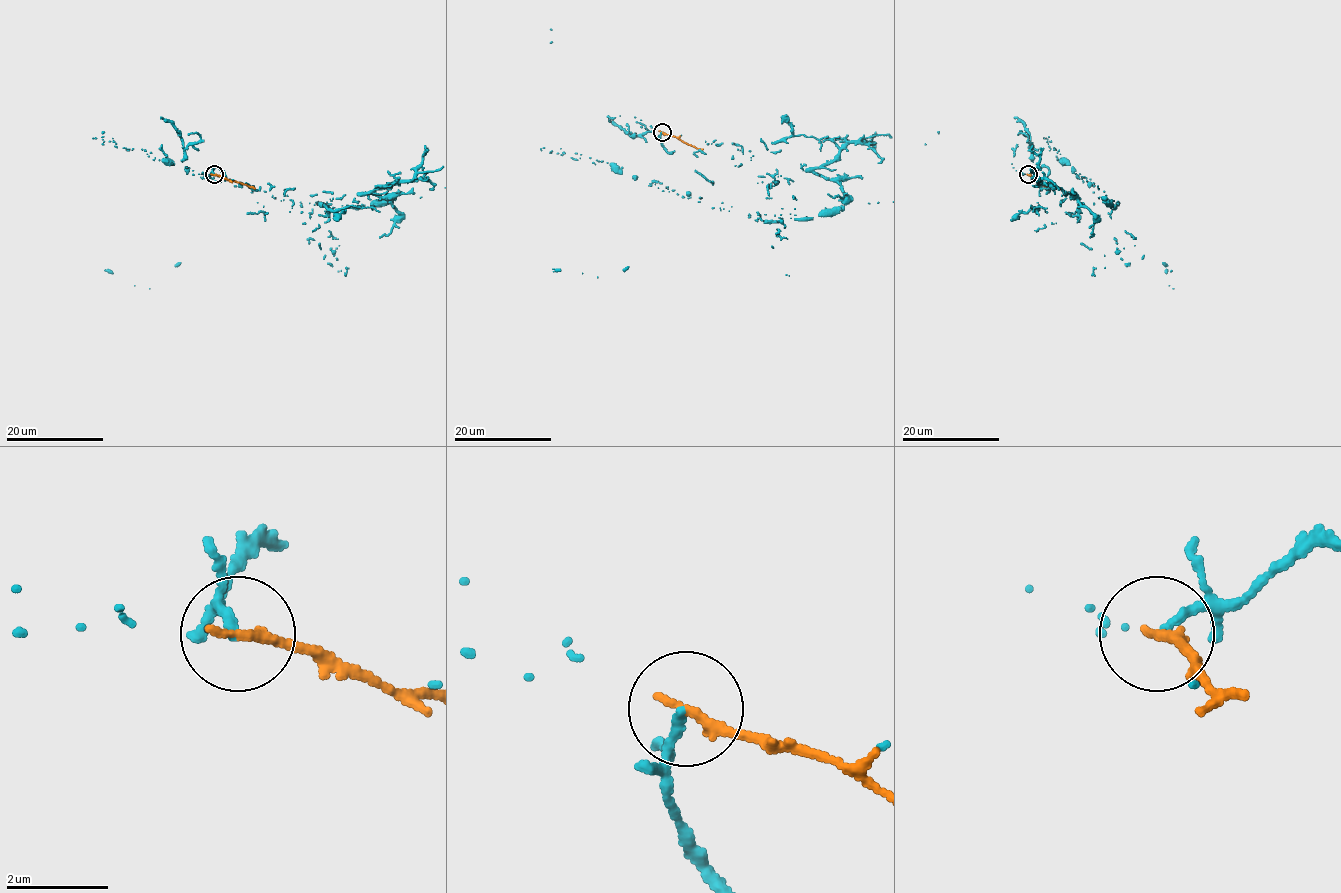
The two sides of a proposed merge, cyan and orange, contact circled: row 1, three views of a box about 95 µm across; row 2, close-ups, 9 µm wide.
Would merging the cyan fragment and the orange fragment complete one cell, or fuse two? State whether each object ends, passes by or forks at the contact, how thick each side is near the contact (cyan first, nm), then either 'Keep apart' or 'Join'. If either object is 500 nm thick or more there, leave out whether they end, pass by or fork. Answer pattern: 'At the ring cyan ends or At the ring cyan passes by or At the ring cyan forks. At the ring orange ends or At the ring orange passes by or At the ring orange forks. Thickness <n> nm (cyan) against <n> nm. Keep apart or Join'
At the ring cyan ends. At the ring orange ends. Thickness 150 nm (cyan) against 220 nm. Keep apart

